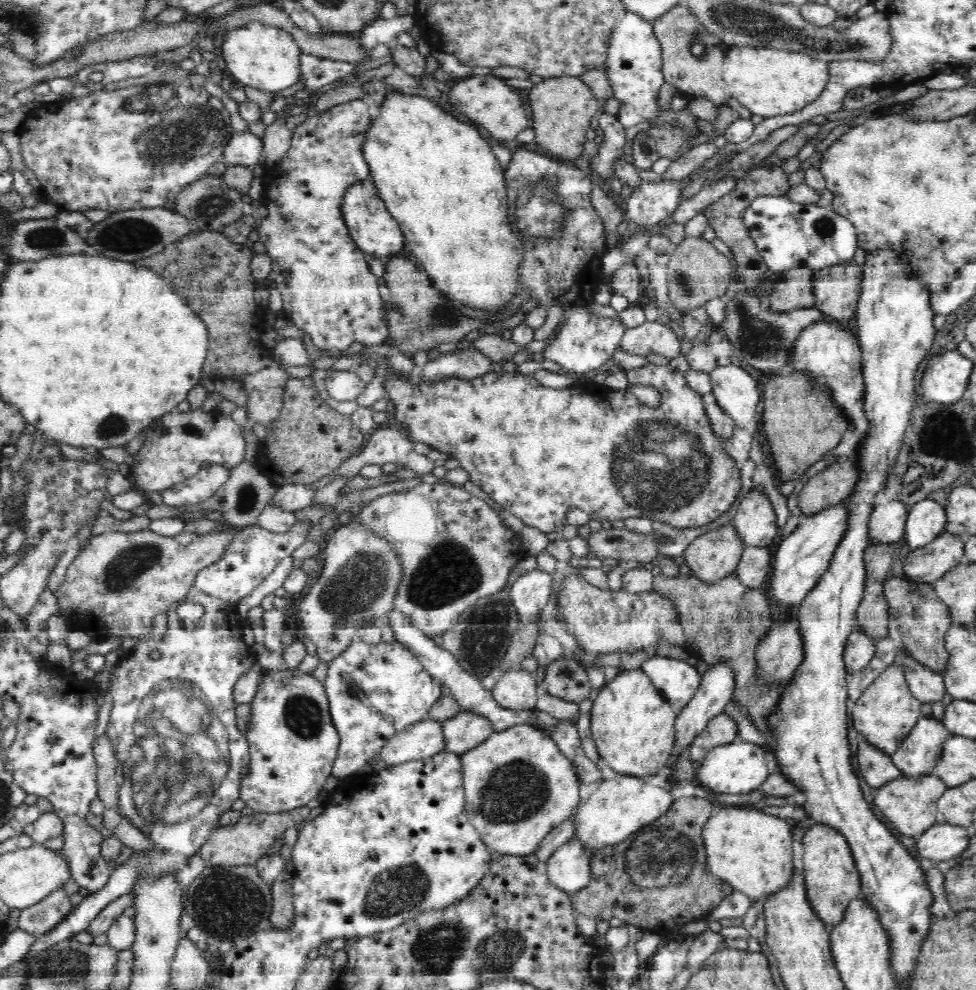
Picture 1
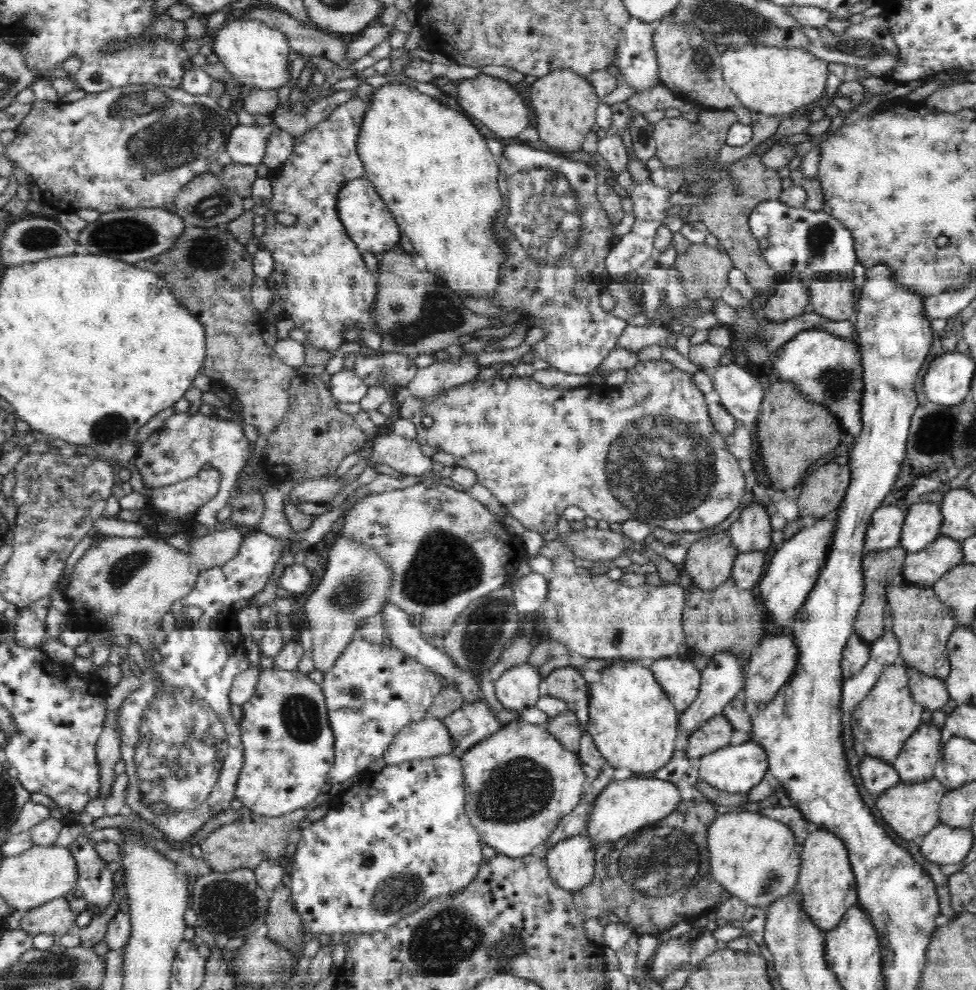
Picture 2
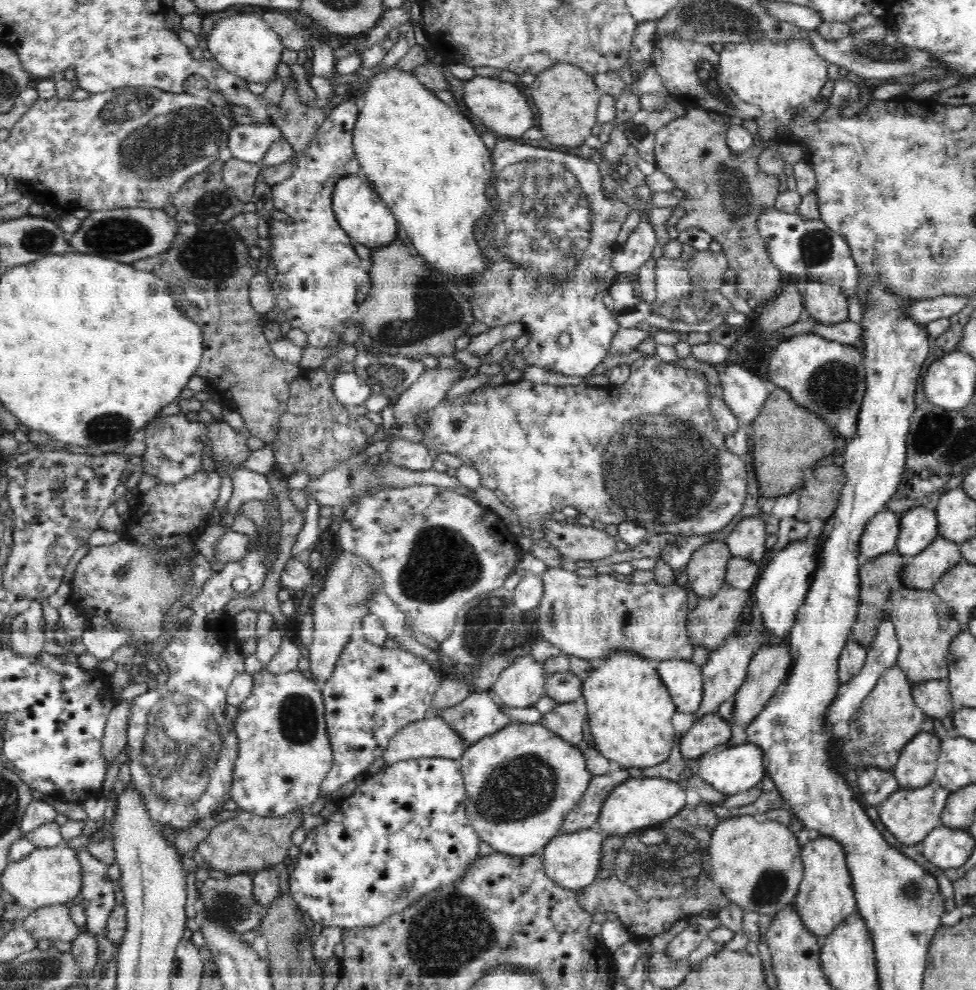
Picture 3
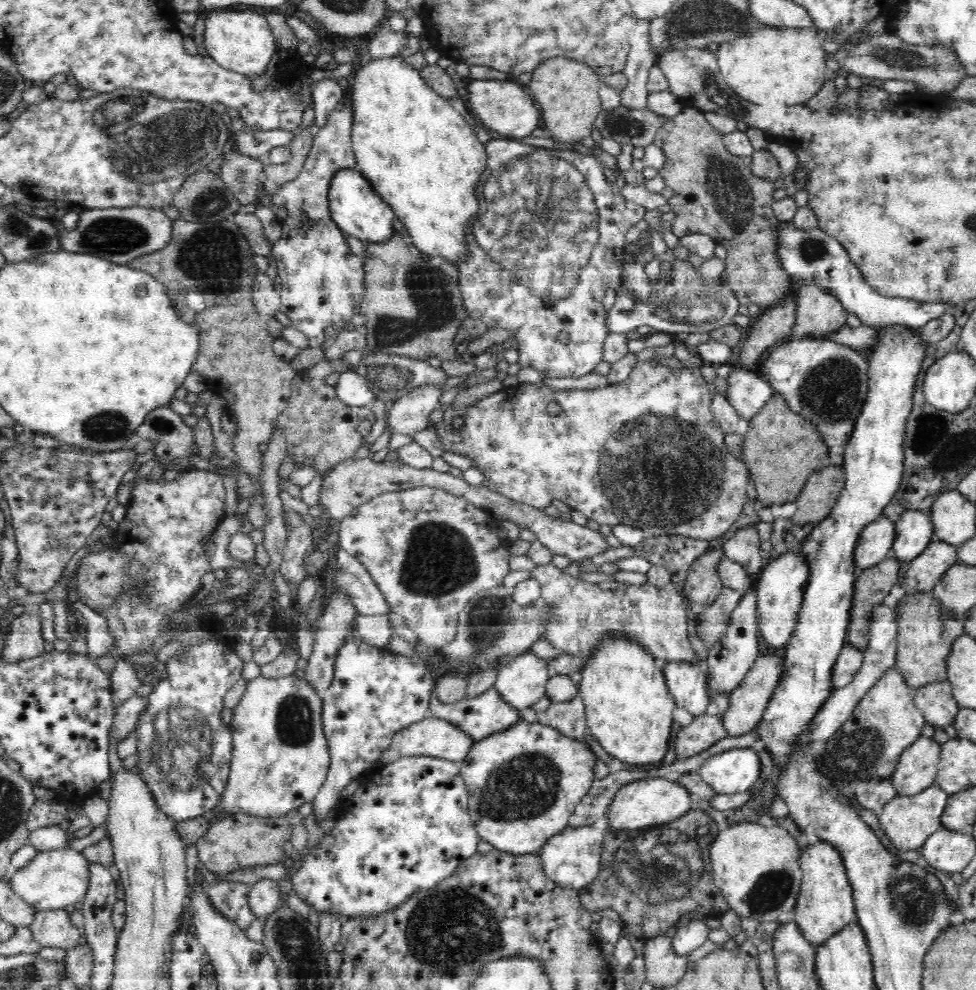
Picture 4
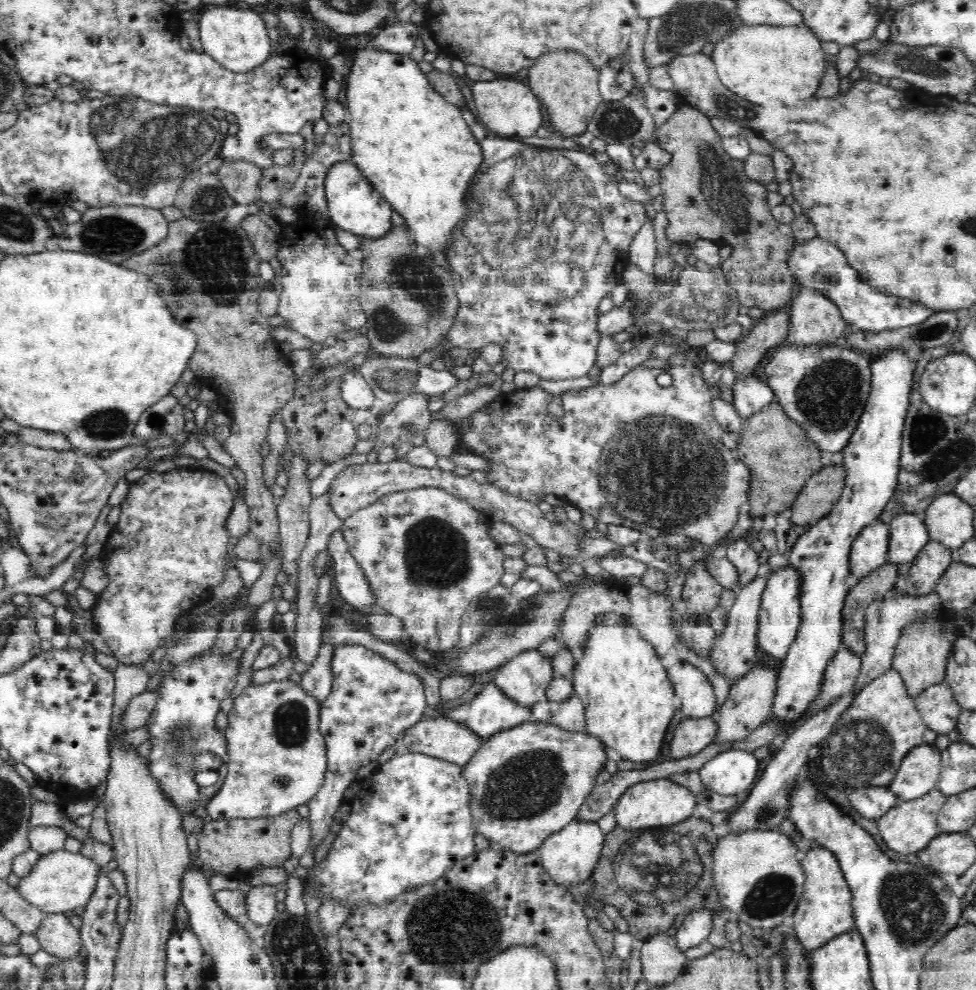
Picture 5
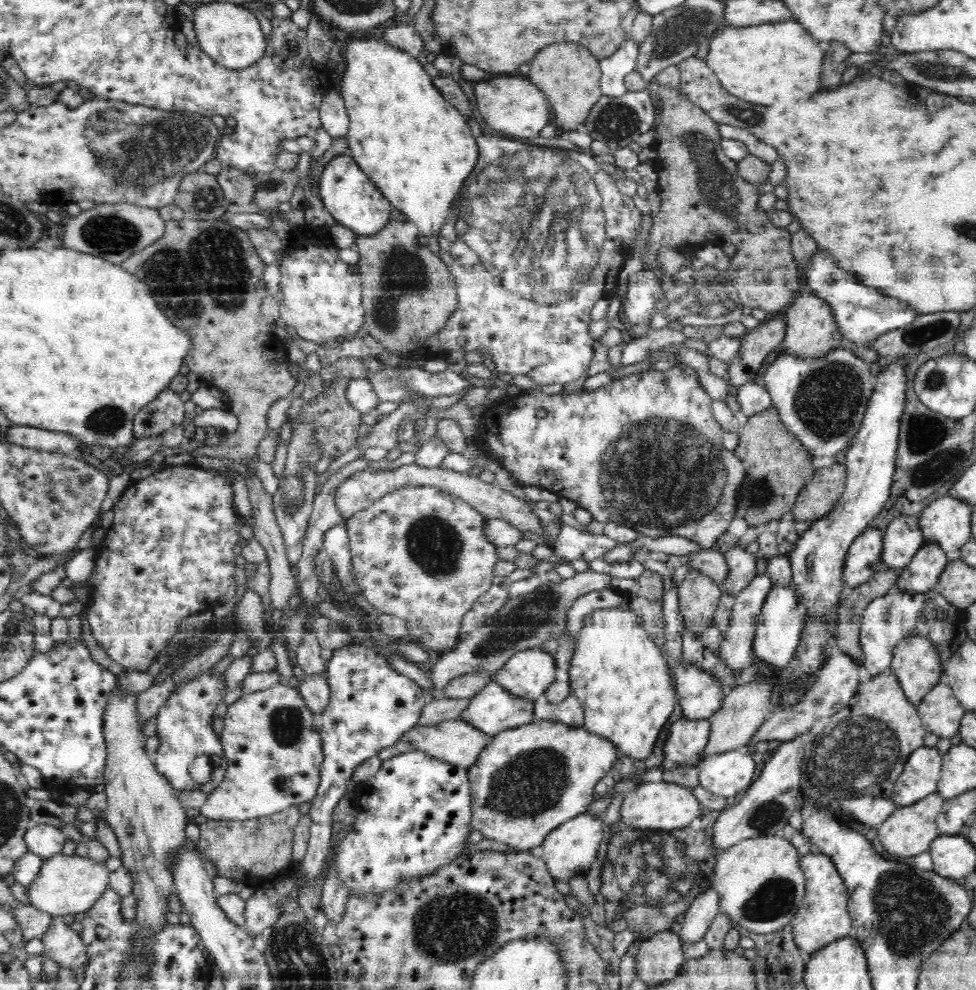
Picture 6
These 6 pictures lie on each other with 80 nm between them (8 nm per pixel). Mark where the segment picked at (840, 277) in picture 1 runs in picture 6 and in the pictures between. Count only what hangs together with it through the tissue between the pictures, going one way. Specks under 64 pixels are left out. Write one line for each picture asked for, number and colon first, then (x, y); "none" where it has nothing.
2: (831, 296)
3: (827, 302)
4: (820, 313)
5: (814, 317)
6: (811, 331)

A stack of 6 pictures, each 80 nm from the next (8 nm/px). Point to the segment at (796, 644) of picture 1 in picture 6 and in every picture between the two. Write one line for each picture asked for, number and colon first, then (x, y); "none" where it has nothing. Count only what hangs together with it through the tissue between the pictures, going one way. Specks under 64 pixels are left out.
2: (774, 660)
3: (768, 670)
4: (748, 702)
5: (750, 700)
6: (742, 713)

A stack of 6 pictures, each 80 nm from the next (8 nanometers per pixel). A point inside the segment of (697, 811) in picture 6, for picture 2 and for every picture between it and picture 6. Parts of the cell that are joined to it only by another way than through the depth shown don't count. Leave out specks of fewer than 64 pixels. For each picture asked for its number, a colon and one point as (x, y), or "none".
2: (625, 806)
3: (637, 803)
4: (649, 802)
5: (655, 803)

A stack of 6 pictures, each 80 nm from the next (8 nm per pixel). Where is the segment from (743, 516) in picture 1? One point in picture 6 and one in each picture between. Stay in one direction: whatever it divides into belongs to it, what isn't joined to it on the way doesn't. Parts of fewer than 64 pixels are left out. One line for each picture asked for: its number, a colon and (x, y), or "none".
2: (752, 532)
3: (748, 539)
4: (743, 548)
5: (746, 560)
6: (741, 565)

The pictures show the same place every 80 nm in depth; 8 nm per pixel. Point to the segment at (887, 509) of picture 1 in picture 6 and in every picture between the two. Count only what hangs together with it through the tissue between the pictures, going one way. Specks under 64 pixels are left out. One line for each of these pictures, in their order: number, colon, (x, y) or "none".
2: (884, 530)
3: (880, 536)
4: (875, 542)
5: (869, 551)
6: (863, 560)

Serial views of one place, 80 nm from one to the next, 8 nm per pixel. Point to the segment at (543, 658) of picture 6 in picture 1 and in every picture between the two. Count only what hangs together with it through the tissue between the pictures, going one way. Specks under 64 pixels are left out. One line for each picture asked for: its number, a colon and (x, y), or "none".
1: (517, 689)
2: (520, 687)
3: (522, 684)
4: (521, 682)
5: (525, 678)

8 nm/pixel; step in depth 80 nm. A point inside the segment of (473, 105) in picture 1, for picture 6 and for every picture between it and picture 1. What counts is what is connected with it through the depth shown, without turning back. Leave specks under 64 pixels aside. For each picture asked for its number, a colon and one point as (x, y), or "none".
2: (493, 105)
3: (498, 107)
4: (506, 109)
5: (507, 107)
6: (514, 106)

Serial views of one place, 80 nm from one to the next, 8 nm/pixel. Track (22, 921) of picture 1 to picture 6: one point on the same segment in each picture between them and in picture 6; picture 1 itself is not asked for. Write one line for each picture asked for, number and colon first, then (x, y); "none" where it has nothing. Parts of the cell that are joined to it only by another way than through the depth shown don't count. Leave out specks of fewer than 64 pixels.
2: (55, 917)
3: (53, 922)
4: (51, 928)
5: (56, 935)
6: (64, 946)

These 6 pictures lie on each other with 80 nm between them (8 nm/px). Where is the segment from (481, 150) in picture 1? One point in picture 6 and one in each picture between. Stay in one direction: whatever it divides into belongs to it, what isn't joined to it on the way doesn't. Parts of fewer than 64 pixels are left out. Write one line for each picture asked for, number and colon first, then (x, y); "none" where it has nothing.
2: (431, 166)
3: (423, 158)
4: (420, 155)
5: (414, 147)
6: (416, 147)

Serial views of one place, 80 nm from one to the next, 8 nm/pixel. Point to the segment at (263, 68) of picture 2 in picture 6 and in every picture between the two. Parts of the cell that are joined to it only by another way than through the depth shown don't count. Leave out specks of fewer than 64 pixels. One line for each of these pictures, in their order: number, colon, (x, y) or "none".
3: (244, 44)
4: (241, 41)
5: (236, 38)
6: (230, 34)

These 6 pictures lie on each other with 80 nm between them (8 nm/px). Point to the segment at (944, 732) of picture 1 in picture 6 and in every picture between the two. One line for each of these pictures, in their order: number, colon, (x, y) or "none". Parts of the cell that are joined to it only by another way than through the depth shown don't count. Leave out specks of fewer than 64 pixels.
2: (920, 756)
3: (916, 766)
4: (917, 769)
5: (919, 771)
6: (922, 771)

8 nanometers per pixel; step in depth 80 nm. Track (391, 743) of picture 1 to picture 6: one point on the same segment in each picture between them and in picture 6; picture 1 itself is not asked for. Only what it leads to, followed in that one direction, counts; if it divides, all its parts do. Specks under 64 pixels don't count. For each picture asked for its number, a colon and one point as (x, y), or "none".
2: (429, 737)
3: (432, 737)
4: (434, 737)
5: (445, 739)
6: (456, 742)

